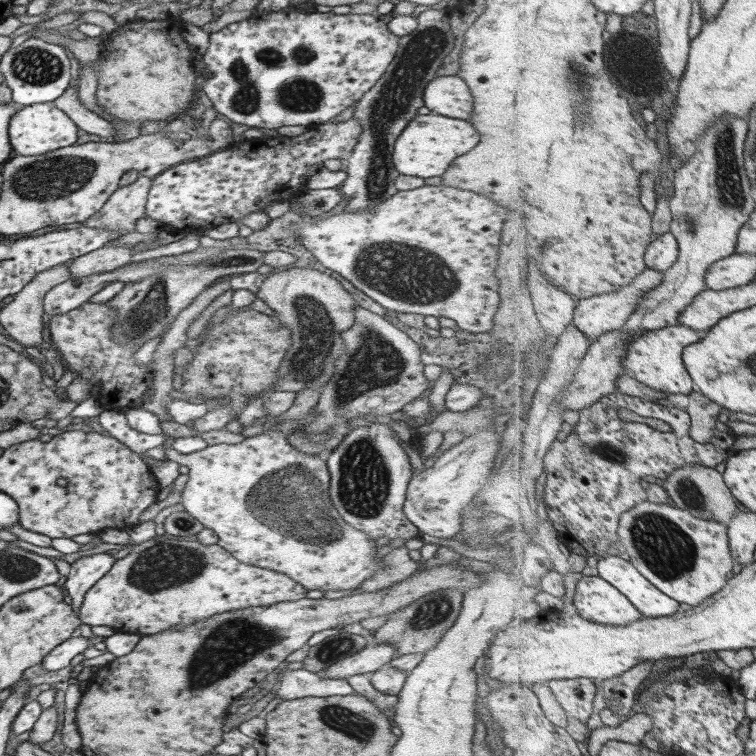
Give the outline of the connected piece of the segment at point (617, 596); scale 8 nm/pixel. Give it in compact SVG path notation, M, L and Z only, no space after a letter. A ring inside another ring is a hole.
M599 575L578 580L572 608L583 618L609 625L629 625L644 616L621 590Z

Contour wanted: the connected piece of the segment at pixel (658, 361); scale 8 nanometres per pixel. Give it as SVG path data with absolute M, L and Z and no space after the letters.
M681 324L659 330L649 330L640 337L633 336L627 348L627 357L624 359L627 375L650 388L664 392L669 397L675 394L689 396L697 388L685 367L684 352L689 345L699 342L704 336L705 333Z

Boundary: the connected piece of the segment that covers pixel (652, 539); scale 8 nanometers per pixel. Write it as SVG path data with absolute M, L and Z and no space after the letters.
M649 500L641 502L625 512L620 522L621 547L630 556L630 561L641 571L659 590L679 602L692 607L716 596L729 584L735 566L727 525L715 520L707 520L693 516L691 512L676 507L672 503L655 504Z

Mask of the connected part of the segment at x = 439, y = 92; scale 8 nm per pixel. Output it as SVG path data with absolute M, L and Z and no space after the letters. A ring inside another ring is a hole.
M457 75L430 80L423 89L422 99L431 113L449 118L468 118L473 108L468 86Z

